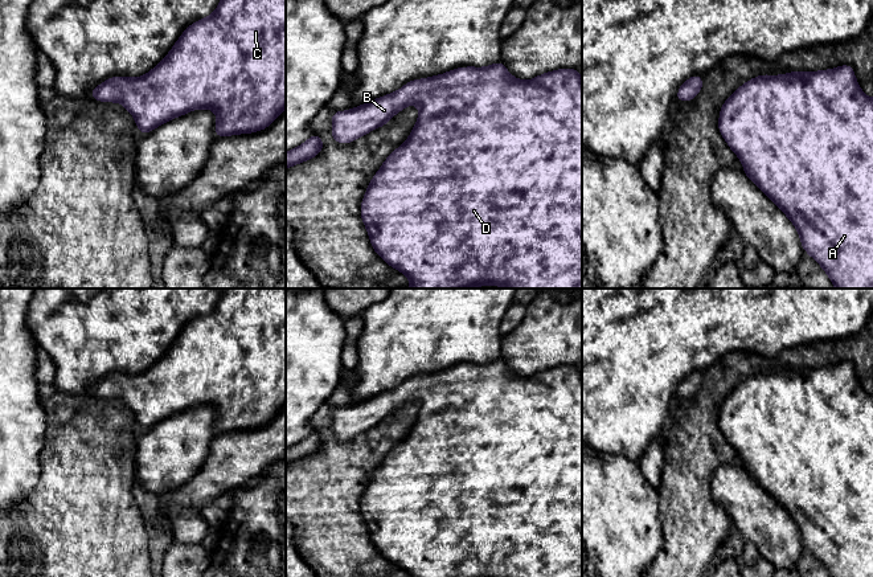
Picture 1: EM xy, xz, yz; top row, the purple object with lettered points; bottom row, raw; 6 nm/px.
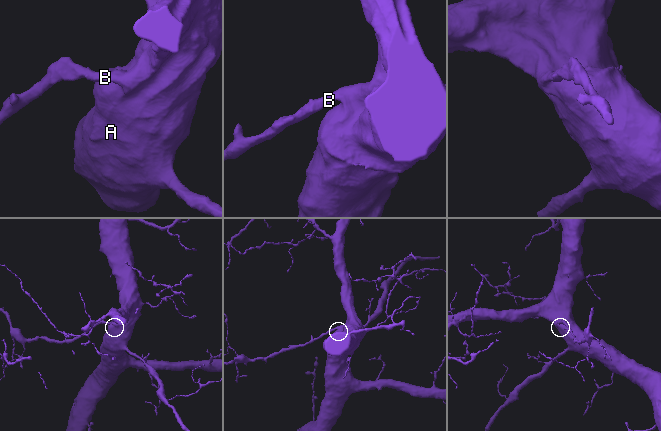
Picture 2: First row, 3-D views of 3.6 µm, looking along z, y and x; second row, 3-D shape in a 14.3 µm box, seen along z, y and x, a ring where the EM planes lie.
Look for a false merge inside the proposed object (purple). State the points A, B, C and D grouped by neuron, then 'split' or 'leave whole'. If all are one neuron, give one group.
A B C D | leave whole

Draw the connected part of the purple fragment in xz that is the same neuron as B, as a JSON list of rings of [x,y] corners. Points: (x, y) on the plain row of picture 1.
[[[501,357],[487,364],[458,364],[440,372],[413,376],[398,388],[348,408],[333,408],[331,430],[336,439],[351,439],[385,422],[409,401],[419,402],[415,423],[373,472],[360,506],[374,548],[410,577],[582,577],[582,375],[578,367],[558,365],[521,377],[512,373]]]

